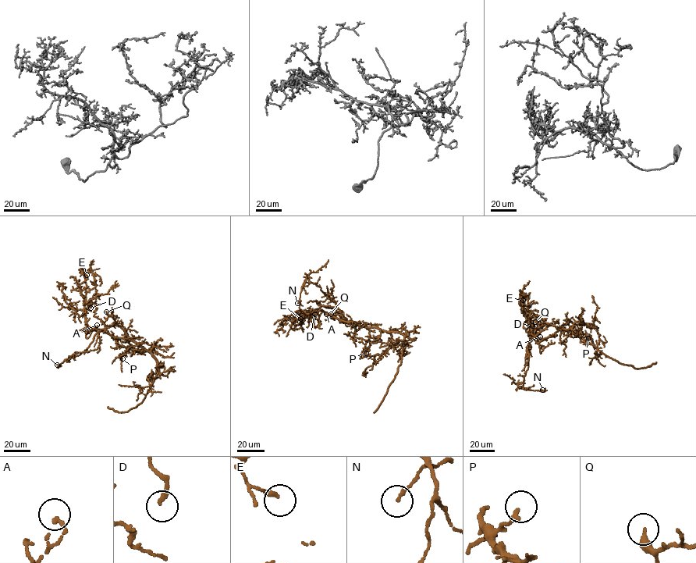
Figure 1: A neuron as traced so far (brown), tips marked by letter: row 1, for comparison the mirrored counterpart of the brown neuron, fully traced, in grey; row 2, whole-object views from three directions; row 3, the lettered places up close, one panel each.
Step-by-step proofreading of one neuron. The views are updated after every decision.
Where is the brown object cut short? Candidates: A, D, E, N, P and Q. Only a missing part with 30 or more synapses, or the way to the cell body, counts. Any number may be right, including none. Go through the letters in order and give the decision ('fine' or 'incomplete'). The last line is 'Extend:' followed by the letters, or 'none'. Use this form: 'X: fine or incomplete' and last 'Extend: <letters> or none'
A: fine
D: fine
E: fine
N: fine
P: fine
Q: fine
Extend: none

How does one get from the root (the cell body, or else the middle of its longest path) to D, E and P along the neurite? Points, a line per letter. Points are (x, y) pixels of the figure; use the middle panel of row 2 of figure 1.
D: (373, 327), (337, 318), (320, 311), (307, 314), (314, 314)
E: (373, 327), (337, 318), (320, 311), (306, 313), (301, 318), (296, 315), (301, 314), (297, 316), (300, 318)
P: (373, 327), (381, 330), (380, 336), (370, 343), (363, 354), (366, 353)

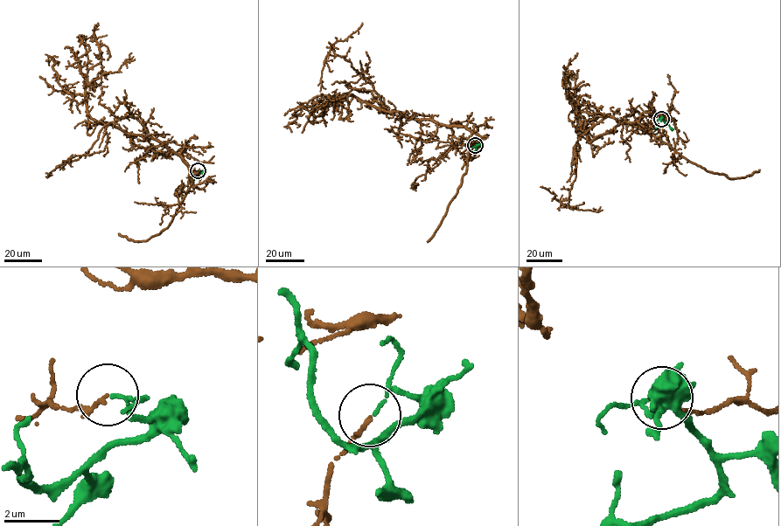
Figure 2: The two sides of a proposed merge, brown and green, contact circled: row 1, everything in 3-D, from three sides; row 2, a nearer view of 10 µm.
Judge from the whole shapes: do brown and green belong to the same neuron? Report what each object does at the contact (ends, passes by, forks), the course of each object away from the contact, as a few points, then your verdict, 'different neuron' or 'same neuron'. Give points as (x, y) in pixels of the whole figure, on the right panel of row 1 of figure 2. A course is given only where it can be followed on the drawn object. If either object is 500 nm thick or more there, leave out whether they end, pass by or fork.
brown ends there; green ends there; brown runs (661, 118), (674, 119), (675, 150), (637, 121), (620, 123), (589, 142), (562, 86), (566, 66), (576, 52); green runs (661, 118), (665, 125), (655, 128); same neuron

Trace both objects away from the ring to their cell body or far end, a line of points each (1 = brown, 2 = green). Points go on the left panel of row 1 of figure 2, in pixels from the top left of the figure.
1: (198, 169), (179, 202), (192, 180), (179, 155), (93, 120), (86, 90), (101, 60), (98, 23)
2: (198, 169), (201, 172), (195, 176), (191, 175)

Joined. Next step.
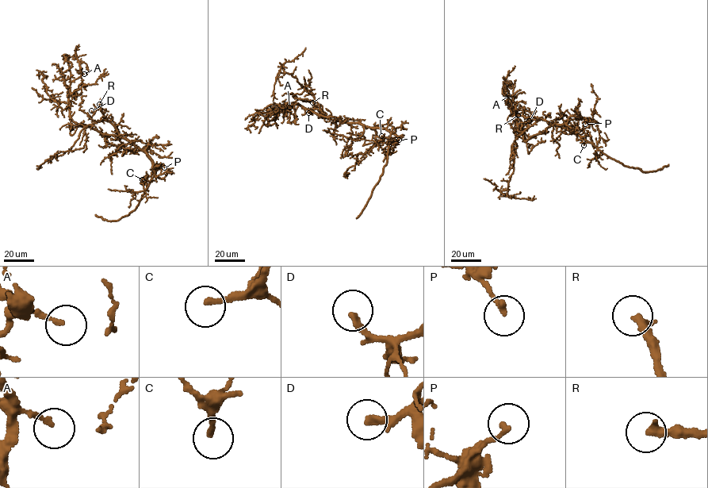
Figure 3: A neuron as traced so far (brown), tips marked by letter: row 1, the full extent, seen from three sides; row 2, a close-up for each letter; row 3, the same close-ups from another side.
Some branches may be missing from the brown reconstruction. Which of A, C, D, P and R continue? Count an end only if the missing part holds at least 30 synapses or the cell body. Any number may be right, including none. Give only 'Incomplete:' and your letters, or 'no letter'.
Incomplete: D, R

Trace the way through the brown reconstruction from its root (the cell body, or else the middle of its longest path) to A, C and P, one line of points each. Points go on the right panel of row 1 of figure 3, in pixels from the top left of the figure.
A: (555, 124), (547, 128), (542, 133), (525, 141), (508, 105), (508, 95)
C: (555, 124), (564, 124), (586, 140), (583, 145)
P: (555, 124), (564, 124), (597, 148), (599, 136), (596, 121), (585, 121), (585, 124)

